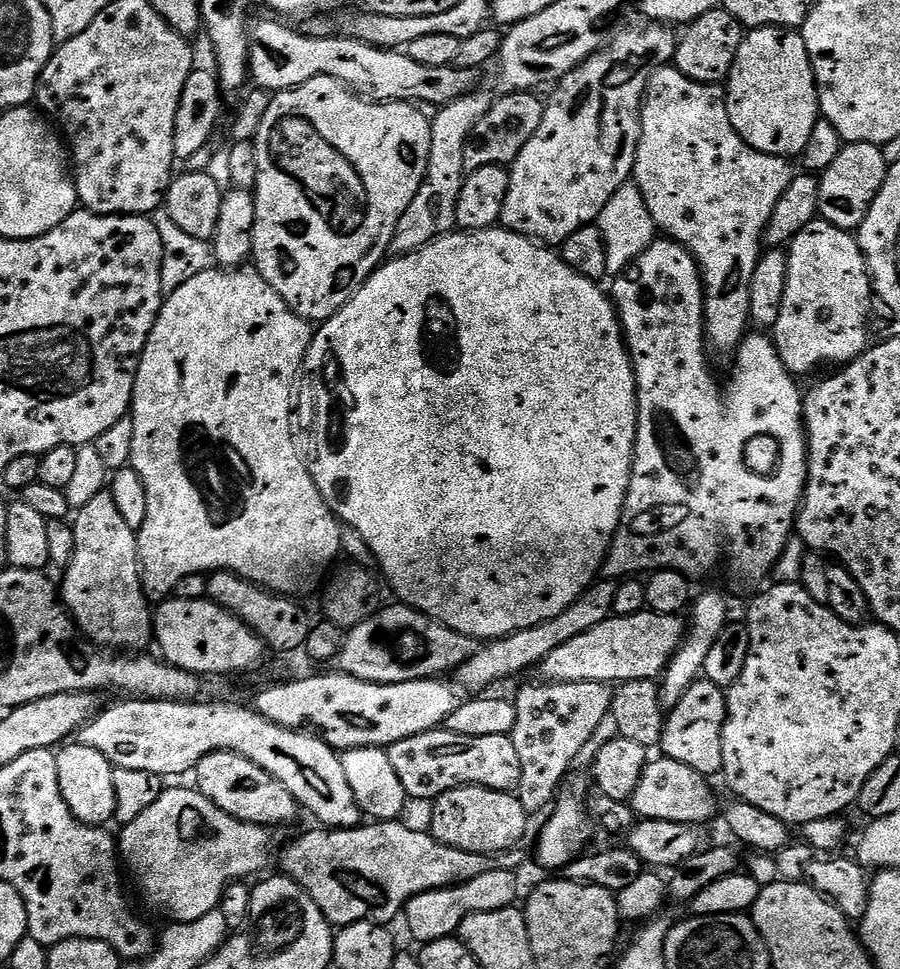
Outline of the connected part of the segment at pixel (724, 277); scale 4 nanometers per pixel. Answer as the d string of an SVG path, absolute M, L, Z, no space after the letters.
M674 66L660 68L650 78L648 88L644 91L644 104L640 107L640 141L636 151L636 161L632 167L632 176L634 183L642 190L642 198L646 198L646 206L654 218L657 229L667 239L677 240L696 259L696 264L700 268L700 277L704 280L704 335L707 347L713 353L735 353L740 347L740 341L749 331L750 290L748 287L754 278L756 264L760 261L762 255L764 232L768 229L768 223L774 214L774 206L778 206L778 198L782 198L782 194L786 194L794 175L794 169L788 164L791 163L785 157L762 154L758 150L754 150L736 133L730 122L728 98L721 85L694 82L690 78L686 78L686 74L682 74Z

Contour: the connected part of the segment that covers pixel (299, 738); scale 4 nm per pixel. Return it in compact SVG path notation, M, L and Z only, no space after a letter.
M128 698L123 701L125 704L116 704L113 708L105 707L91 720L86 727L80 729L78 733L79 743L90 746L94 750L101 752L111 764L118 768L126 770L146 770L155 776L163 776L171 778L171 776L180 776L183 772L191 773L195 769L196 764L204 756L209 756L215 752L233 752L242 758L246 758L250 762L254 762L262 770L266 770L266 774L270 774L278 782L282 782L282 786L286 786L286 790L290 790L290 794L296 799L297 805L301 809L304 808L316 820L321 820L325 829L334 828L355 828L361 823L362 813L360 806L354 798L354 790L350 790L350 782L346 782L346 770L342 770L342 762L338 755L337 749L331 748L326 741L320 739L319 736L308 730L297 730L295 728L283 728L265 719L264 716L249 708L242 708L232 704L233 702L217 702L215 704L185 704L183 700L145 700L143 698Z

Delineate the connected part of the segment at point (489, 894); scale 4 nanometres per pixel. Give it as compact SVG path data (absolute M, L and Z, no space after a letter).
M493 870L486 874L478 874L478 878L470 878L462 884L423 892L404 907L402 920L408 923L413 938L420 940L421 945L441 940L447 936L456 936L461 922L470 914L482 914L490 910L513 907L517 903L516 877L518 876L515 871Z

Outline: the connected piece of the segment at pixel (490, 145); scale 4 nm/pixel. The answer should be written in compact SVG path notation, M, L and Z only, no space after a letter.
M535 91L510 92L493 99L490 110L486 110L486 114L482 114L482 118L474 126L474 130L466 142L465 173L482 170L482 166L511 166L516 161L518 154L522 154L522 146L526 146L526 142L530 142L530 138L534 138L534 130L538 130L538 126L542 126L545 101L539 100L536 96L539 95Z

